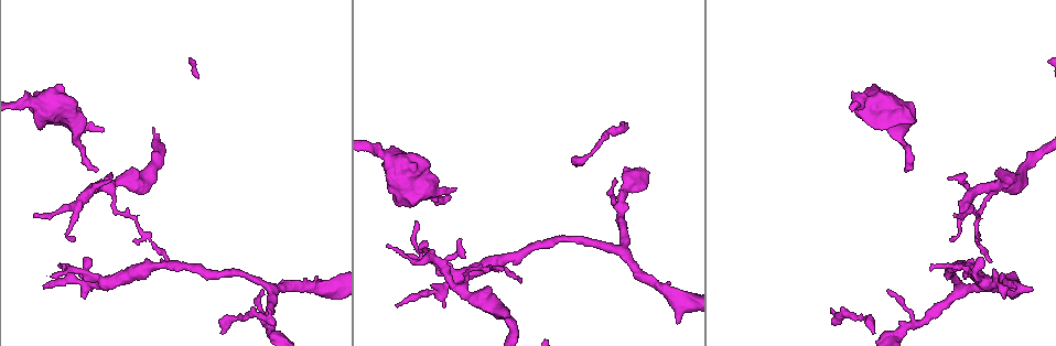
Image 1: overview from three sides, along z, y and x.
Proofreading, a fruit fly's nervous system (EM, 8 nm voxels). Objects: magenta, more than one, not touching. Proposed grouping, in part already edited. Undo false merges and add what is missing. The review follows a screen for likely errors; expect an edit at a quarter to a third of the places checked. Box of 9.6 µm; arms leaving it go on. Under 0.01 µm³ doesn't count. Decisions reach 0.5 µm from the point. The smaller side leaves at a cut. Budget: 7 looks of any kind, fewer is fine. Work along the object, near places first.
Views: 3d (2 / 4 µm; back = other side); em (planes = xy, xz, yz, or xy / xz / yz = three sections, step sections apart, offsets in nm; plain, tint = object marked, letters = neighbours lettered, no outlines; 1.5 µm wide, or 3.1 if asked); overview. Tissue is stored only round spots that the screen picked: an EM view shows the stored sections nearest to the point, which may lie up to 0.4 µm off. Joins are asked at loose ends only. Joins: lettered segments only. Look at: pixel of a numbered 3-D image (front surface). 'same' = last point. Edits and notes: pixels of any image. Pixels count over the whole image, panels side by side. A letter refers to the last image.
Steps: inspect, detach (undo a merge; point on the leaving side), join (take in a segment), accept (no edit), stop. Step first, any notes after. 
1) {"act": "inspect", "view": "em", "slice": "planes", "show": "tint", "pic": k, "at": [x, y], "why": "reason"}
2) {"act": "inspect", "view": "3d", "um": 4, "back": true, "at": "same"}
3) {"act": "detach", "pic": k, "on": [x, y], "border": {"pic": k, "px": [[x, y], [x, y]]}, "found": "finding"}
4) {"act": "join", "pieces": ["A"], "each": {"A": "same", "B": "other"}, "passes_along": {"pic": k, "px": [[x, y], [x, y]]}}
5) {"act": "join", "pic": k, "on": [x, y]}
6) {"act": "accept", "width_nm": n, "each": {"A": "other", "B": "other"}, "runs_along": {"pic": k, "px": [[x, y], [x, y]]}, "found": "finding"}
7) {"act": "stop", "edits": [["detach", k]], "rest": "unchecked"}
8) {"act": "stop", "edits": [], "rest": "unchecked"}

{"act": "inspect", "view": "em", "slice": "planes", "show": "letters", "pic": 1, "at": [1013, 288], "why": "free end"}

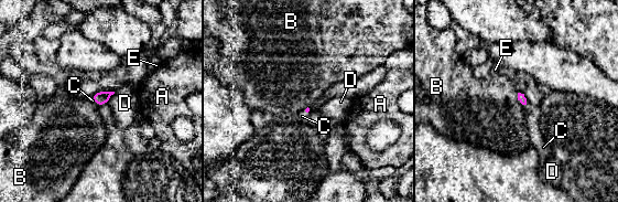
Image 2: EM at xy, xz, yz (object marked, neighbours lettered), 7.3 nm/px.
{"act": "join", "pieces": ["C"], "each": {"A": "other", "B": "other", "C": "same", "D": "other", "E": "other"}, "found": "it goes on there"}

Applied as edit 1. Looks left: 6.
{"act": "inspect", "view": "overview"}

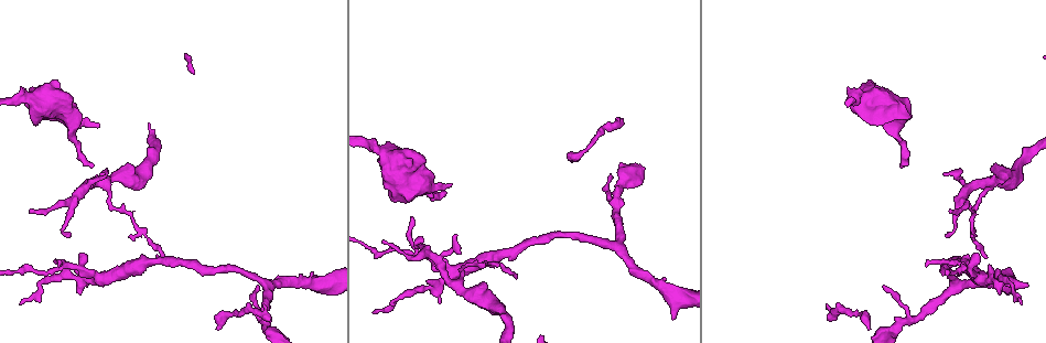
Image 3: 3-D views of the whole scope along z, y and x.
{"act": "inspect", "view": "em", "slice": "planes", "show": "letters", "pic": 3, "at": [381, 241], "why": "free end"}

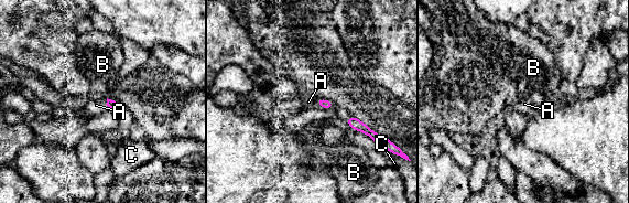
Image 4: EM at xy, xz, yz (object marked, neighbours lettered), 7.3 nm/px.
{"act": "join", "pieces": ["A"], "longest_contact_nm": ["A", 90], "each": {"A": "same", "B": "other", "C": "other"}, "passes_along": {"pic": 4, "px": [[327, 104], [318, 105], [308, 102]]}, "found": "it goes on there"}

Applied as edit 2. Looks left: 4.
{"act": "inspect", "view": "em", "slice": "xz", "step": 4, "show": "letters", "pic": 3, "at": [857, 99], "why": "sudden change in width"}

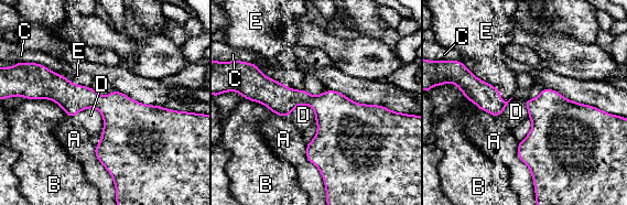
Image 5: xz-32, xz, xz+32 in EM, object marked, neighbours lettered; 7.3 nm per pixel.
{"act": "accept", "width_nm": 240, "each": {"A": "other", "B": "other", "C": "other", "D": "other", "E": "other"}, "found": "one cell here"}

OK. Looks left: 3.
{"act": "stop", "edits": [["join", 2], ["join", 4]], "rest": "unchecked"}

